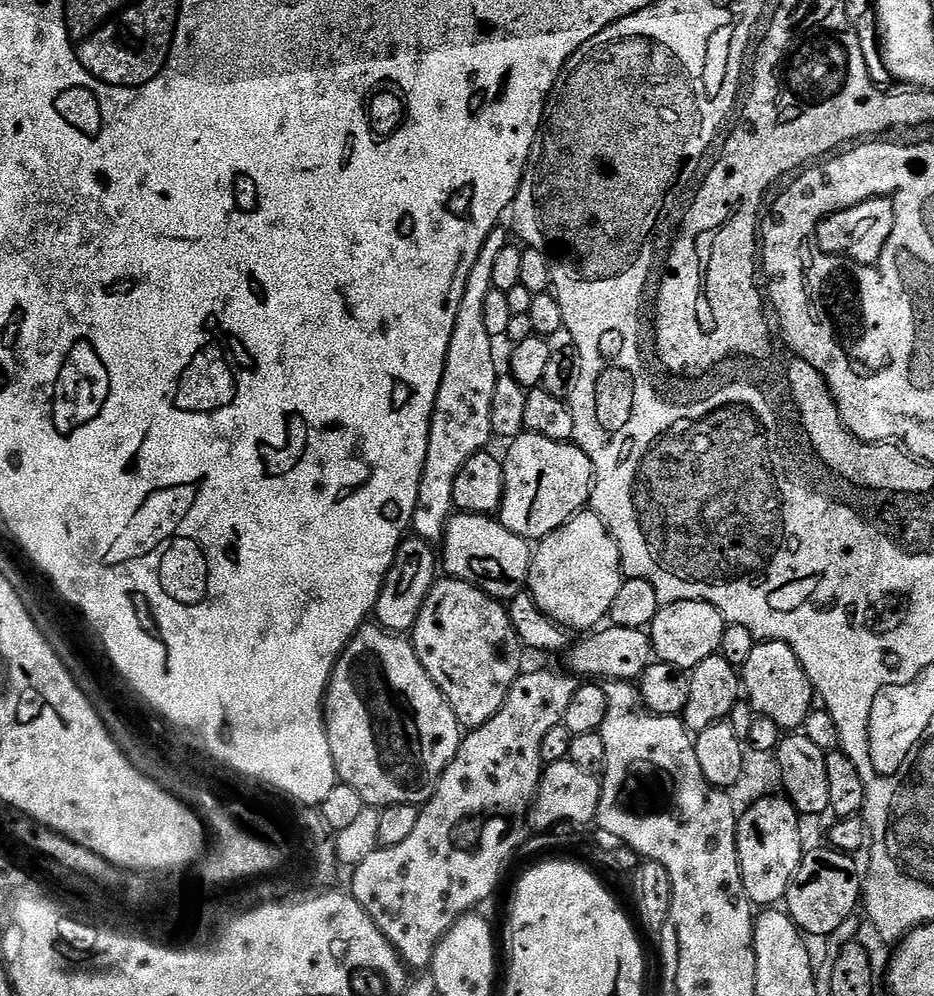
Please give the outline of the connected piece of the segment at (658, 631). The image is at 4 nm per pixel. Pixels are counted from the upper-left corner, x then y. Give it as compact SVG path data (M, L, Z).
M687 600L659 607L648 633L653 653L661 663L678 666L688 672L719 651L725 627L725 618L718 609L708 603Z

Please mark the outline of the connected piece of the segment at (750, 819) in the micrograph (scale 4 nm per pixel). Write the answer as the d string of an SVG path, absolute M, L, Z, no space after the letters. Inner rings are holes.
M778 797L761 798L737 819L736 825L736 849L743 890L753 905L760 908L777 905L785 899L804 853L801 815L790 800Z

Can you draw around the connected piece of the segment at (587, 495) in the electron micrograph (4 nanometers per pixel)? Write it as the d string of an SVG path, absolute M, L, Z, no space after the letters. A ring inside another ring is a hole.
M534 432L520 433L502 458L504 490L498 519L512 533L536 542L560 528L591 499L594 473L589 456L572 442L558 442Z

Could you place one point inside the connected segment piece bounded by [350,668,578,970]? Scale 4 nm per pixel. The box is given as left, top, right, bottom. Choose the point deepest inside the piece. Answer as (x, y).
(415, 892)

